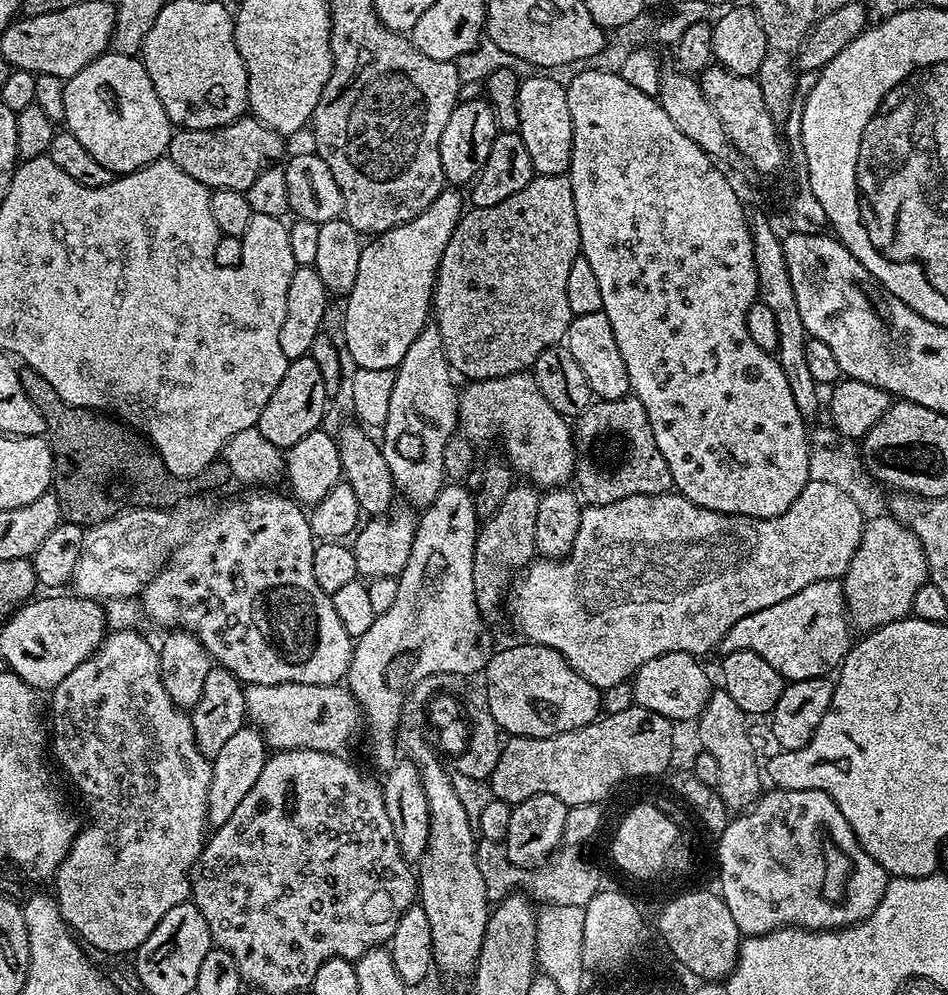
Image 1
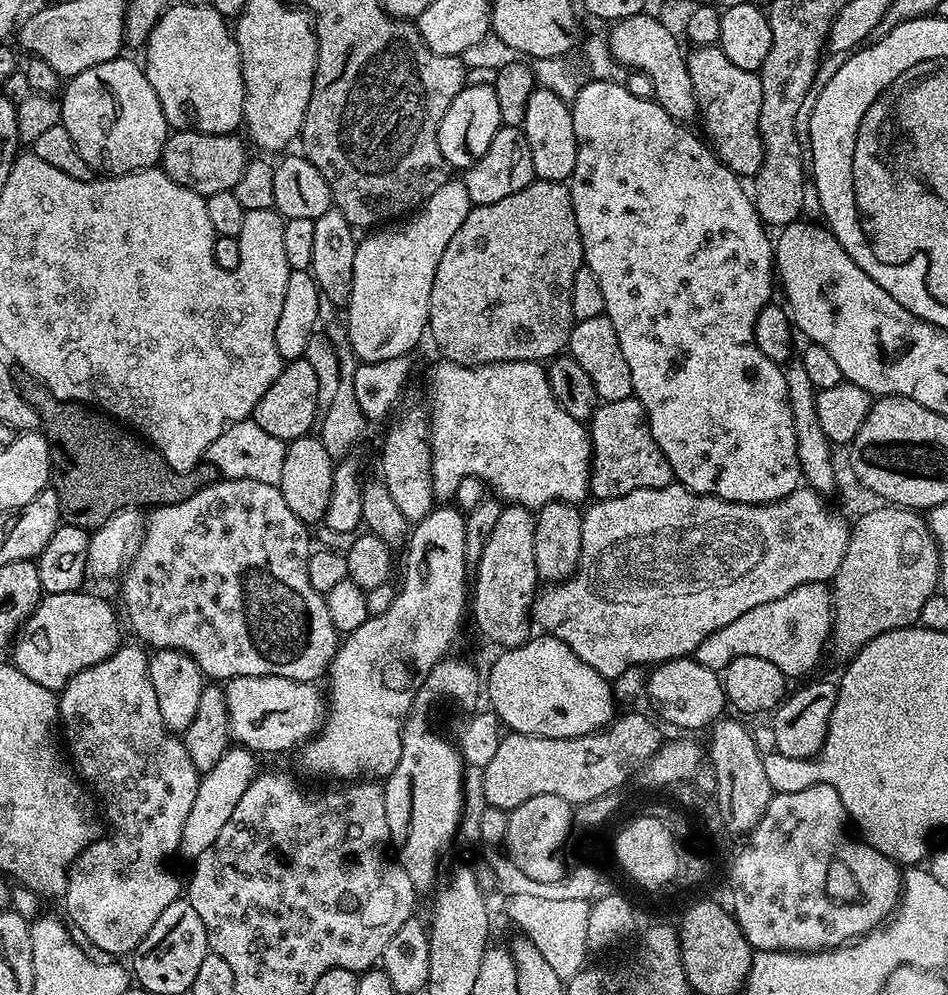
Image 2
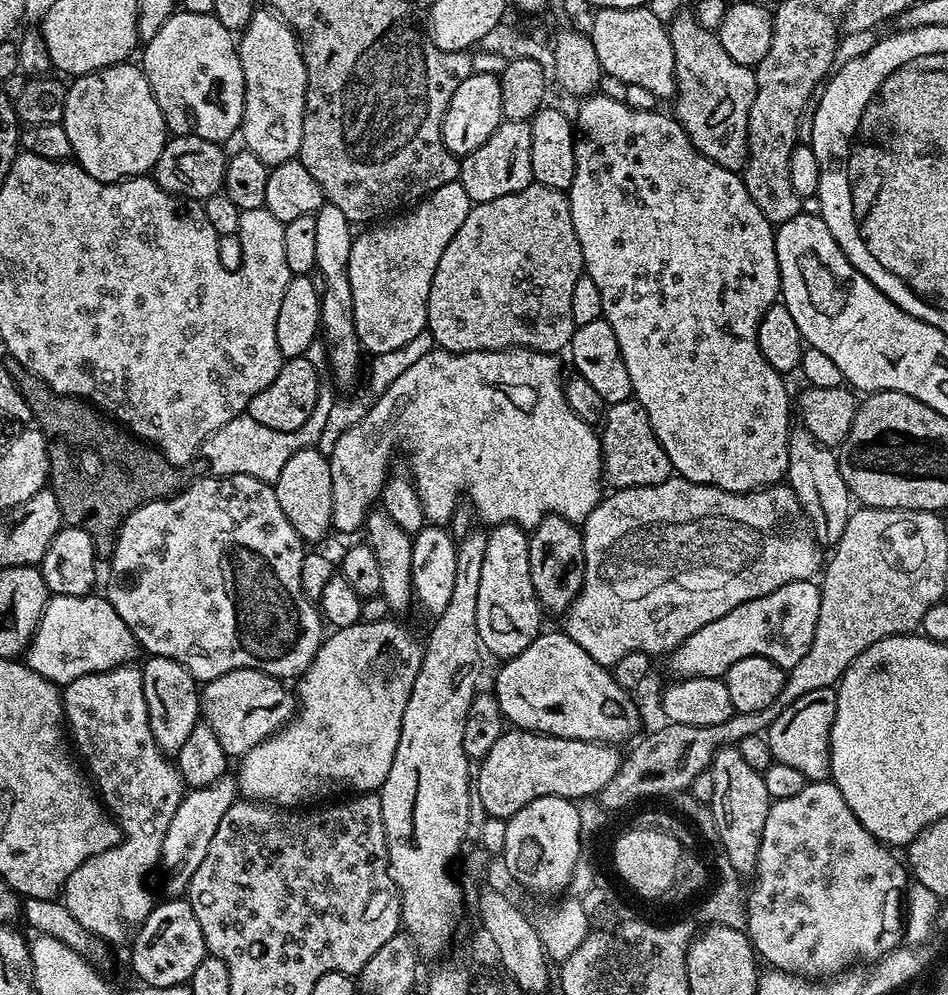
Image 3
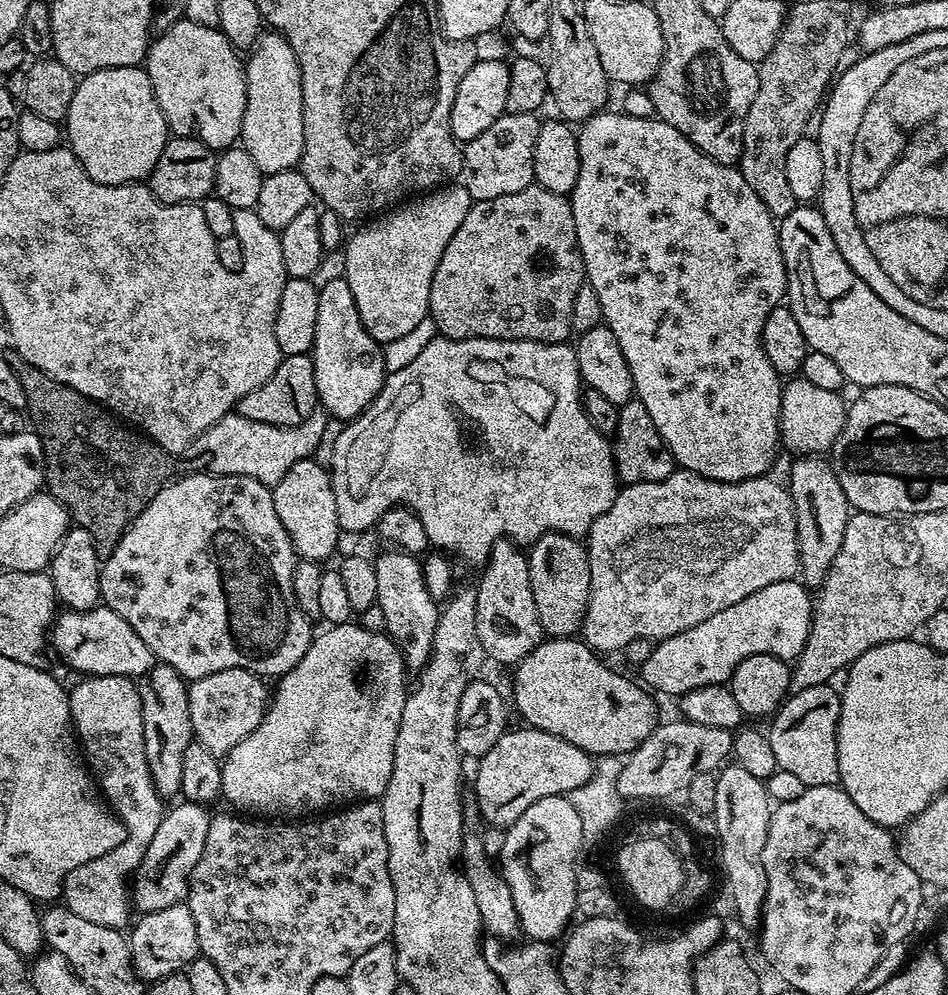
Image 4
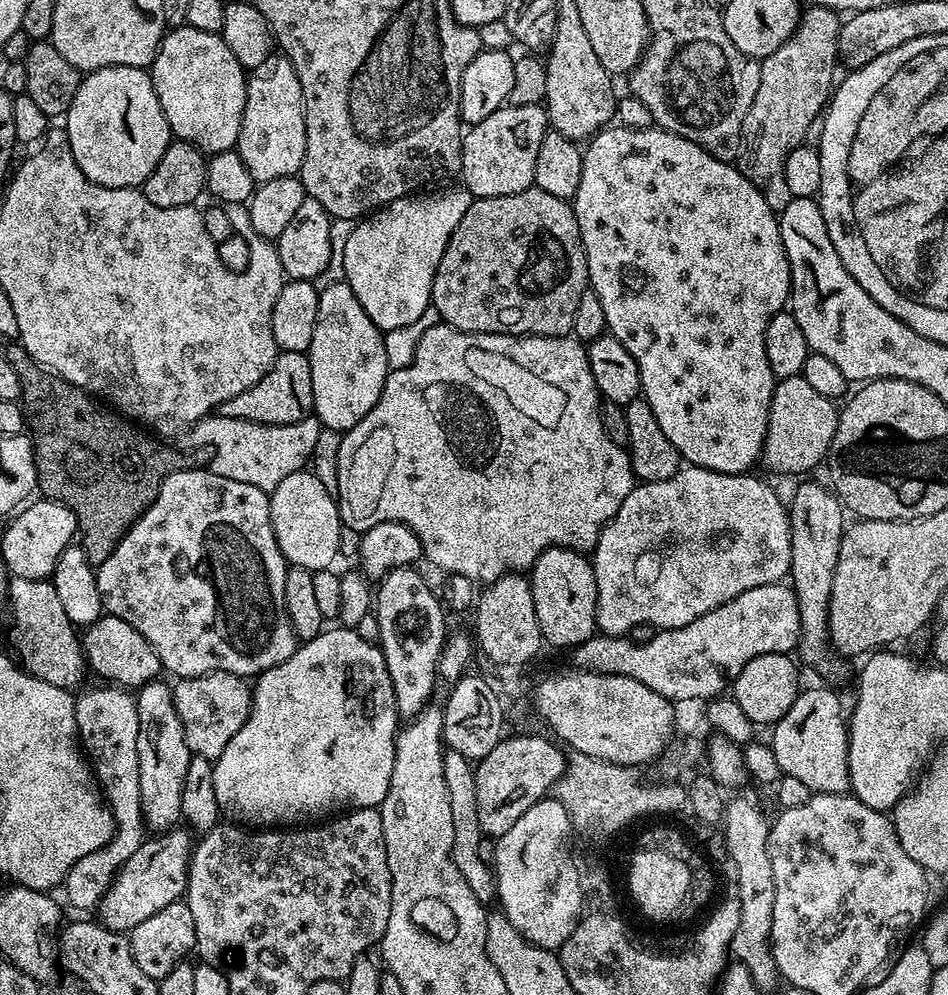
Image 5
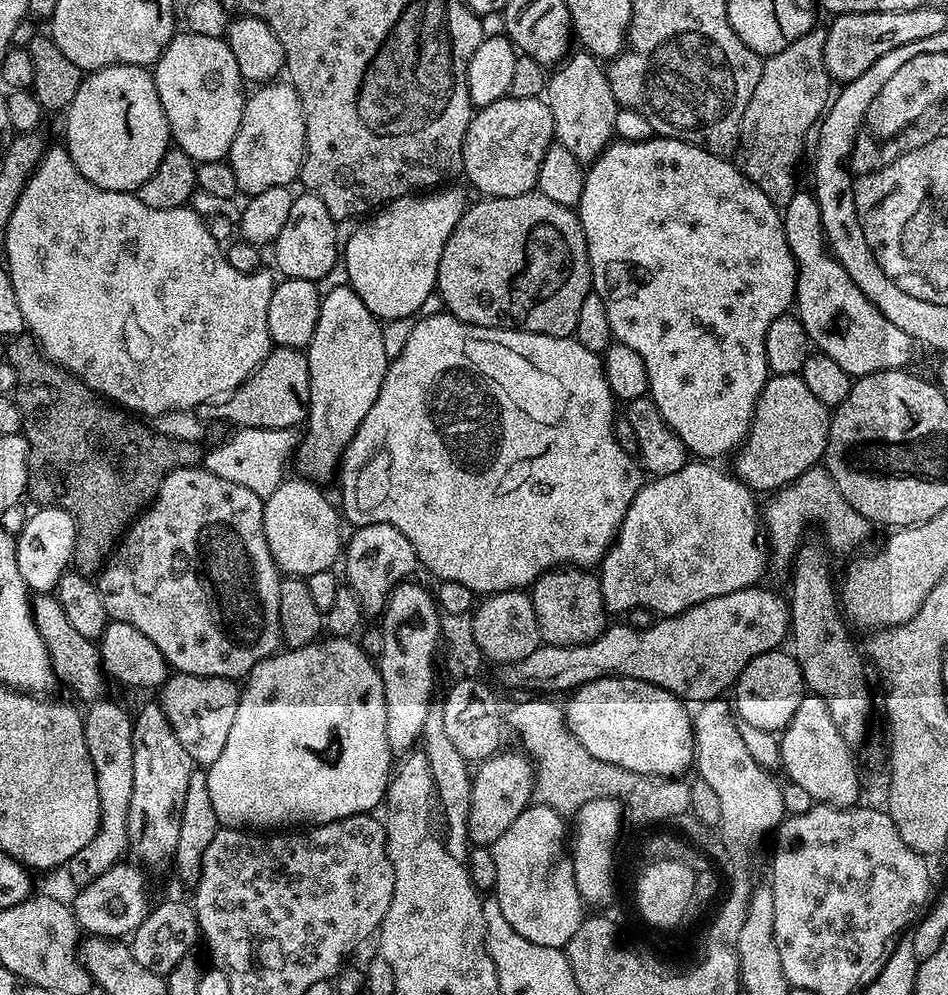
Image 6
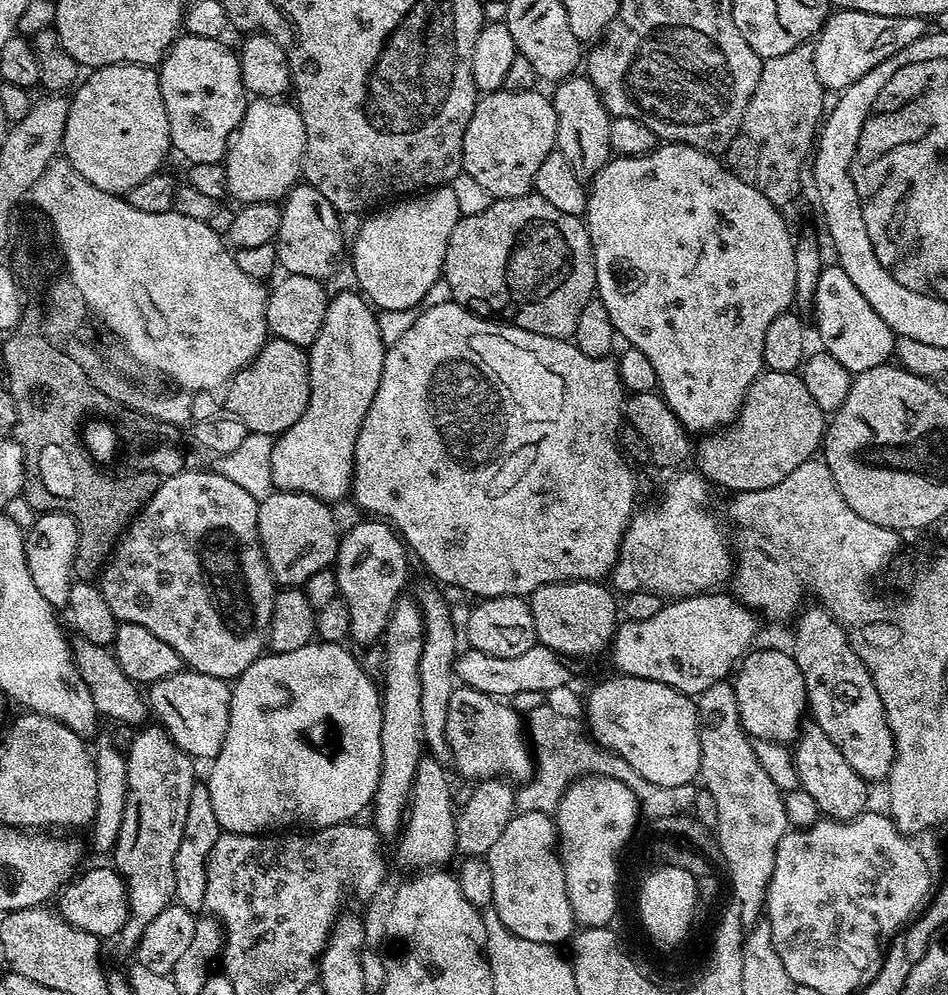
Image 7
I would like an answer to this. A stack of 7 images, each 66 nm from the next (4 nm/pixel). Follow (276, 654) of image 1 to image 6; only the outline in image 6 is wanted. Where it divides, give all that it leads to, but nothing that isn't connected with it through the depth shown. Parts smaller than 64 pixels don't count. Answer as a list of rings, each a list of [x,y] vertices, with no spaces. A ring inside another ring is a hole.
[[[177,466],[169,471],[164,481],[160,483],[155,500],[148,505],[143,515],[132,521],[128,531],[124,533],[120,543],[109,556],[108,563],[100,569],[98,587],[102,594],[102,606],[106,606],[112,620],[126,622],[134,626],[134,630],[142,630],[142,634],[146,634],[146,638],[150,638],[150,642],[154,642],[154,646],[162,650],[162,658],[166,658],[169,669],[195,676],[225,676],[228,680],[244,678],[255,664],[262,662],[268,656],[275,656],[282,648],[278,614],[282,573],[277,568],[270,554],[270,546],[266,542],[264,500],[253,491],[246,490],[244,486],[218,478],[218,475],[208,472],[203,466],[184,467]]]

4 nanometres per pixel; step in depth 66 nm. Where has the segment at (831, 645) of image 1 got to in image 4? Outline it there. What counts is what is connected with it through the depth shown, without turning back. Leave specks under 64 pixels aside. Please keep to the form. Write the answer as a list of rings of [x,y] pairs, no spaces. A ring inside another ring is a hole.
[[[793,578],[774,582],[770,586],[762,586],[758,594],[750,594],[750,598],[734,602],[734,606],[726,606],[726,610],[718,610],[718,614],[706,618],[706,622],[698,622],[698,626],[690,626],[690,630],[682,630],[682,634],[674,634],[659,641],[643,664],[639,665],[638,672],[641,676],[639,679],[653,693],[661,692],[664,696],[679,698],[690,690],[698,690],[702,686],[727,685],[732,679],[734,670],[738,670],[738,666],[754,654],[770,654],[779,660],[795,661],[796,657],[802,654],[808,632],[812,628],[813,607],[813,597],[799,579]]]

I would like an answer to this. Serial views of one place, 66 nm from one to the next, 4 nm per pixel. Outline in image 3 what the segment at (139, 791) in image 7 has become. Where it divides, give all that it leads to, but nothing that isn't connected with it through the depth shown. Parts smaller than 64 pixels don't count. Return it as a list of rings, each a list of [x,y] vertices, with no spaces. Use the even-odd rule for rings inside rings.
[[[148,656],[145,661],[140,673],[150,714],[150,730],[154,734],[154,742],[158,742],[158,746],[165,754],[175,754],[182,746],[182,742],[190,738],[190,730],[194,730],[194,726],[201,723],[201,689],[197,680],[190,674],[190,670],[182,666],[182,662],[161,656]]]

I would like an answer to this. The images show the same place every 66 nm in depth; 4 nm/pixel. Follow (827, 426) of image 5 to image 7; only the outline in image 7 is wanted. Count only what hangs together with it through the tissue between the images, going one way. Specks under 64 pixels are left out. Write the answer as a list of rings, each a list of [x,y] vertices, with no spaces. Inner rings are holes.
[[[765,370],[748,387],[740,413],[732,422],[707,433],[704,441],[695,445],[694,464],[696,460],[700,475],[717,489],[729,488],[732,494],[766,490],[821,451],[825,427],[826,414],[806,390],[803,375]]]

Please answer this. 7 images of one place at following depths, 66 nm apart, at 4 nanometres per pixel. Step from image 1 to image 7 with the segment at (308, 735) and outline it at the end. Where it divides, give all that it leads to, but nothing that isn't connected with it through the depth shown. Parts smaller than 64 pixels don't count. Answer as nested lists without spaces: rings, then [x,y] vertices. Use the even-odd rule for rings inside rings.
[[[191,670],[175,672],[172,676],[154,681],[146,688],[146,703],[160,727],[168,731],[172,741],[185,754],[205,762],[215,760],[222,750],[226,726],[230,722],[231,697],[229,681]]]

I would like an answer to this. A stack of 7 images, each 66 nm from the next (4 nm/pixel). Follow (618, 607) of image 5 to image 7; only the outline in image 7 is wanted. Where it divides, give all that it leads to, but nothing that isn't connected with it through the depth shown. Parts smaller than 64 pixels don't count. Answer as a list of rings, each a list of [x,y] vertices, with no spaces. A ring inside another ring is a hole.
[[[688,470],[677,471],[673,475],[677,476],[661,490],[660,497],[653,504],[646,505],[644,509],[641,507],[624,531],[624,541],[616,565],[612,567],[610,573],[611,587],[617,593],[653,592],[661,598],[697,596],[699,592],[719,589],[723,585],[720,583],[723,580],[725,583],[731,577],[734,571],[734,552],[730,547],[729,533],[728,536],[724,533],[719,518],[712,513],[713,489],[699,471],[684,471]]]

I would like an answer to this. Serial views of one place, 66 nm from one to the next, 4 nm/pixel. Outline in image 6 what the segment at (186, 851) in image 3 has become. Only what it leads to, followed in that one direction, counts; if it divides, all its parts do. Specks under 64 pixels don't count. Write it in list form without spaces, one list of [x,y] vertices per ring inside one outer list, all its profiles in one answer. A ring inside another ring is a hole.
[[[121,862],[110,866],[106,874],[94,878],[77,891],[80,893],[77,894],[76,901],[71,901],[70,907],[77,924],[88,936],[128,938],[148,917],[150,903],[148,904],[148,884],[144,881],[145,869],[132,864]]]

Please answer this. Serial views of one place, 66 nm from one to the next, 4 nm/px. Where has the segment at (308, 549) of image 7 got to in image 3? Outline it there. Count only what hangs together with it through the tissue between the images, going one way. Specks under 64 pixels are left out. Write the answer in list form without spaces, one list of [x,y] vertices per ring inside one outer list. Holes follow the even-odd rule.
[[[317,447],[298,450],[298,452],[286,462],[286,466],[283,467],[282,474],[274,483],[274,487],[278,494],[278,506],[282,506],[282,514],[286,514],[286,518],[290,518],[290,526],[294,526],[294,530],[298,530],[298,534],[305,542],[320,540],[327,532],[331,533],[333,531],[330,466],[328,465],[328,457],[323,456]]]

